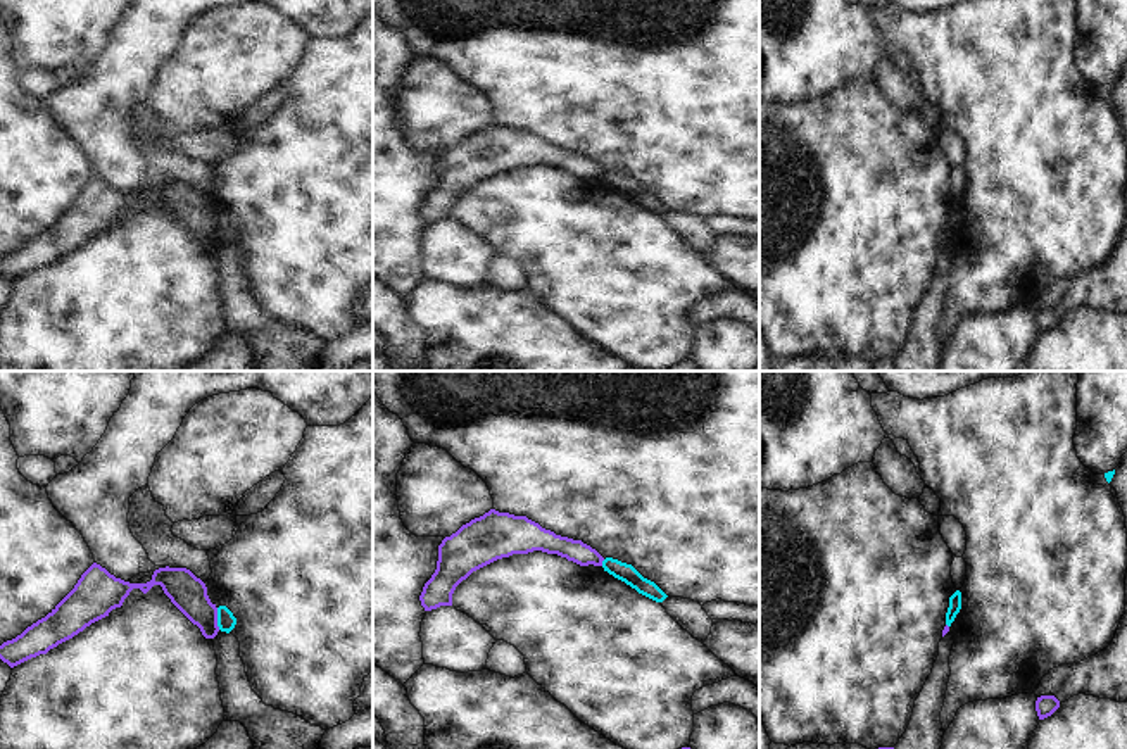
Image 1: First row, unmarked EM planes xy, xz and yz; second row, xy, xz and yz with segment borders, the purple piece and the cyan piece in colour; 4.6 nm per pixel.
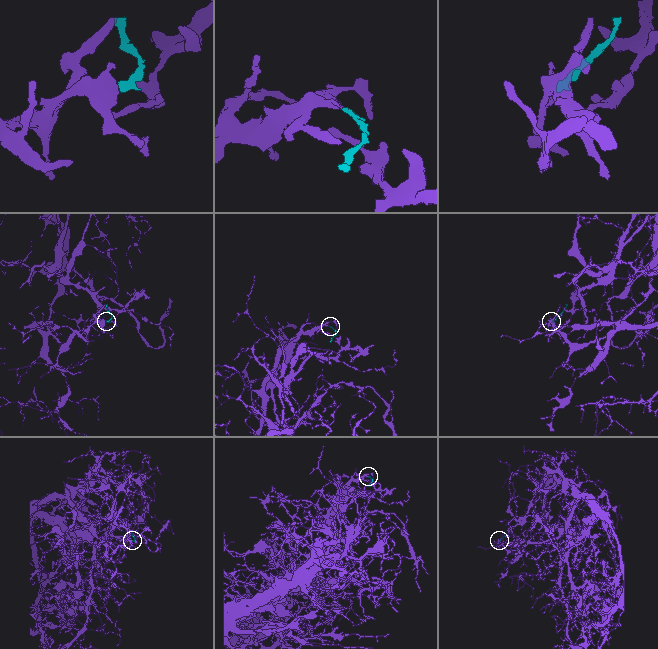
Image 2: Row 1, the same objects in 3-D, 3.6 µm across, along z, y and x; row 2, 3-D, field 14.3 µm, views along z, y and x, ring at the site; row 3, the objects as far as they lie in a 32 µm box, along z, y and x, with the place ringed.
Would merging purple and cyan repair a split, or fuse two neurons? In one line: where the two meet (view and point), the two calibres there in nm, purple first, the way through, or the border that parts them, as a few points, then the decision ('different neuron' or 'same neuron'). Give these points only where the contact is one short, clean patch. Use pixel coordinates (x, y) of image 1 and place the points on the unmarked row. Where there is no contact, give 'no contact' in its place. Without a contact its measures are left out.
xy (216, 232) | 170/90 nm | along xy (216, 221), (216, 239), (220, 242) | different neuron

